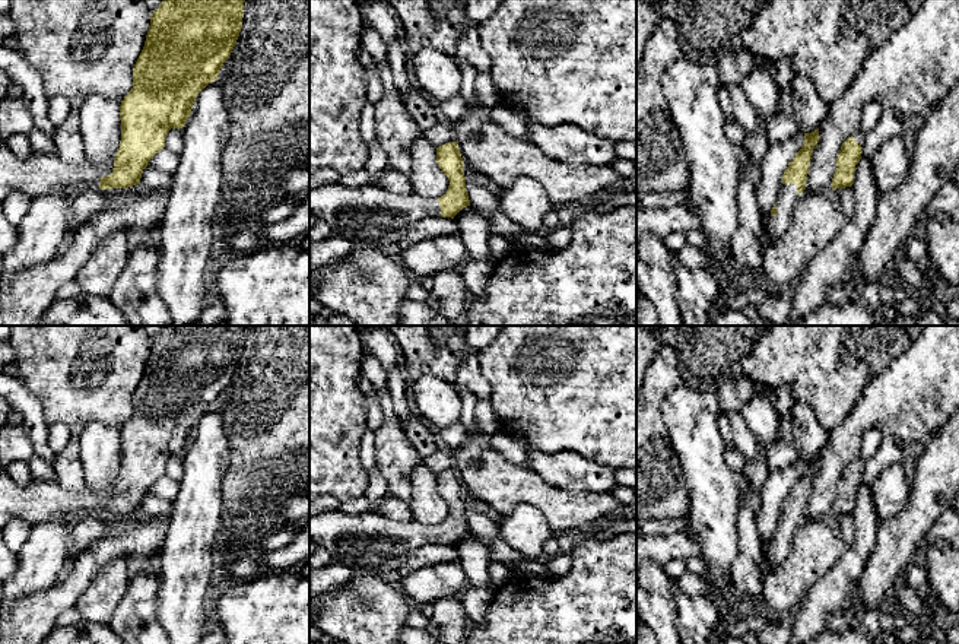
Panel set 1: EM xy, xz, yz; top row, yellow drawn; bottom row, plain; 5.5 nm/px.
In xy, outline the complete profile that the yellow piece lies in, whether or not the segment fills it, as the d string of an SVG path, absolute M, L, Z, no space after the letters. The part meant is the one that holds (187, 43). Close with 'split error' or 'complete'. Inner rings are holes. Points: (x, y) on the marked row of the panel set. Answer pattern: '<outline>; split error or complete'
M163 0L150 15L145 47L133 67L133 88L120 105L121 142L112 171L101 177L88 159L73 165L55 153L32 153L28 159L19 159L7 146L0 145L0 202L12 191L35 199L60 187L74 196L82 187L109 190L140 184L149 161L165 147L166 133L185 126L197 95L217 79L236 45L244 3L245 0Z; split error

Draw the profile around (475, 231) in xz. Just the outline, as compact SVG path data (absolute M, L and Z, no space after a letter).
M463 207L454 219L458 223L458 235L464 241L469 258L496 261L489 248L492 235L489 222L467 207Z

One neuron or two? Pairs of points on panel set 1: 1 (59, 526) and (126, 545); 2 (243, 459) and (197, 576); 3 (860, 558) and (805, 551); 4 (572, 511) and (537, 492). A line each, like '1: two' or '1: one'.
1: two
2: two
3: two
4: one

